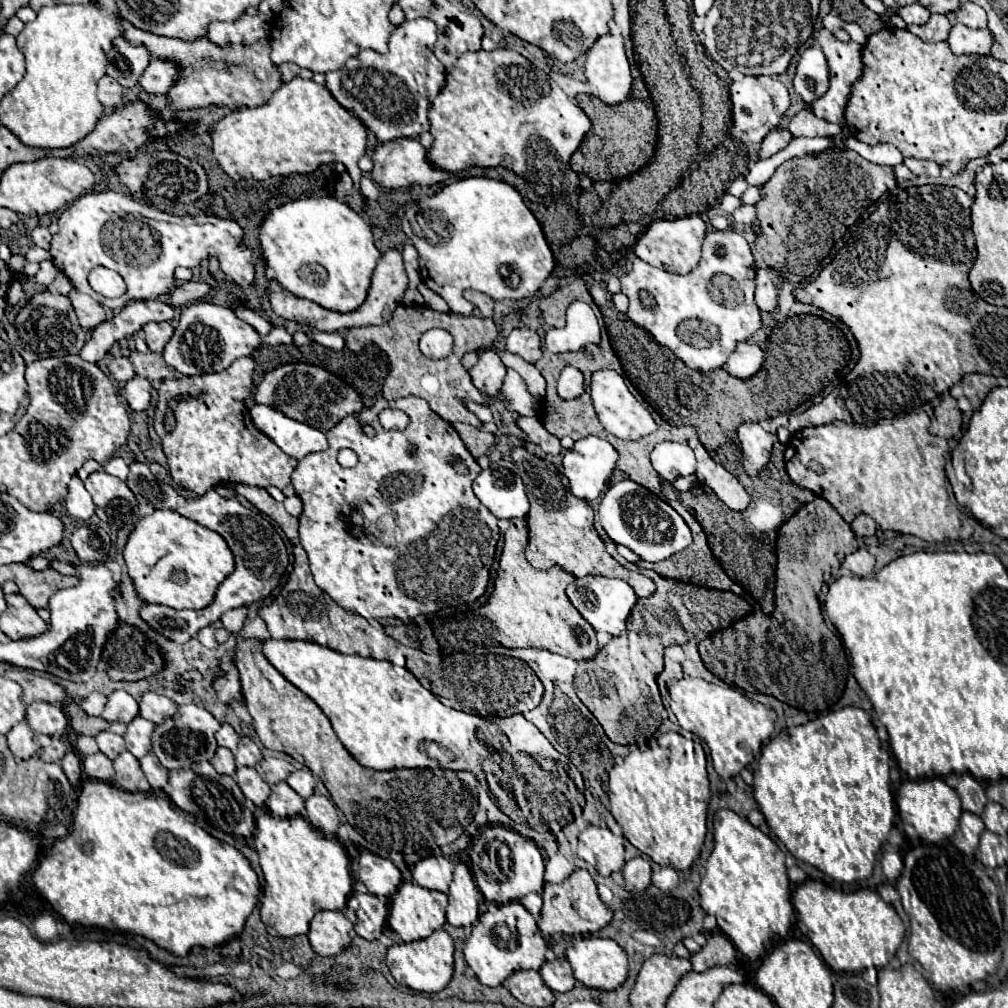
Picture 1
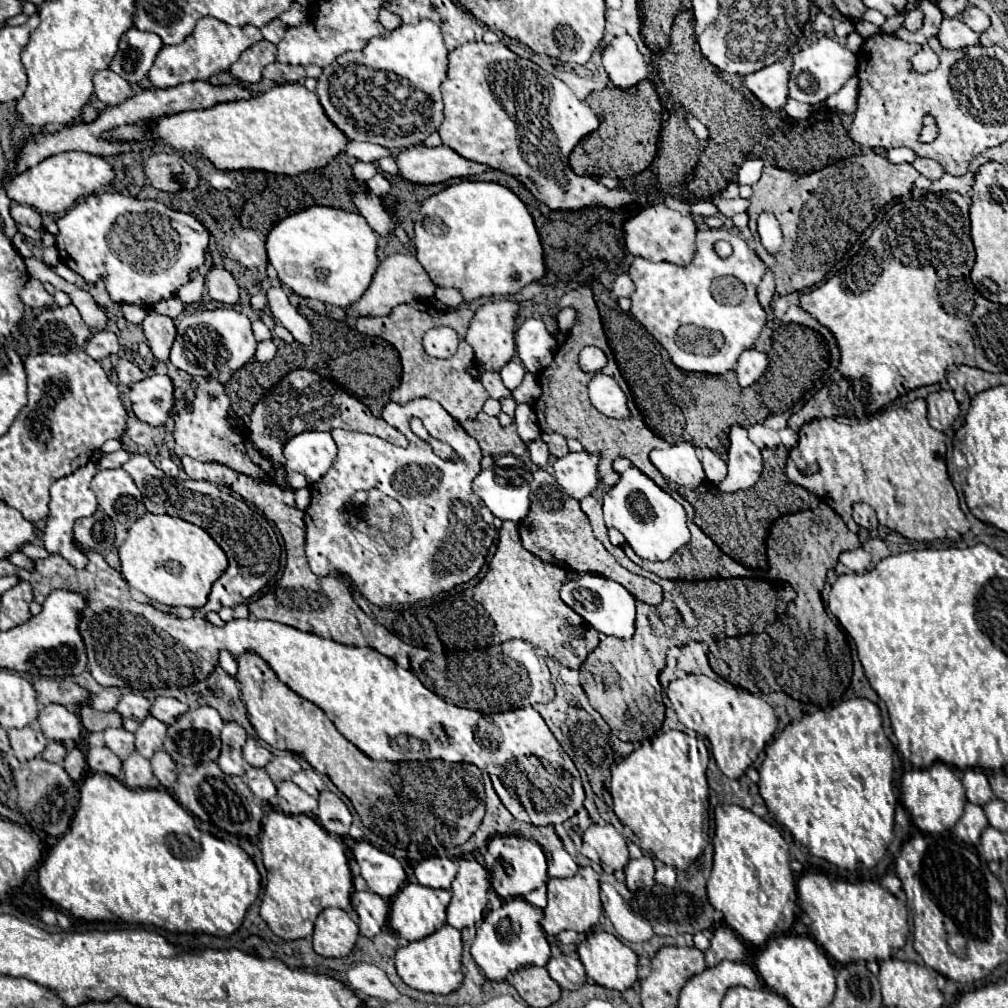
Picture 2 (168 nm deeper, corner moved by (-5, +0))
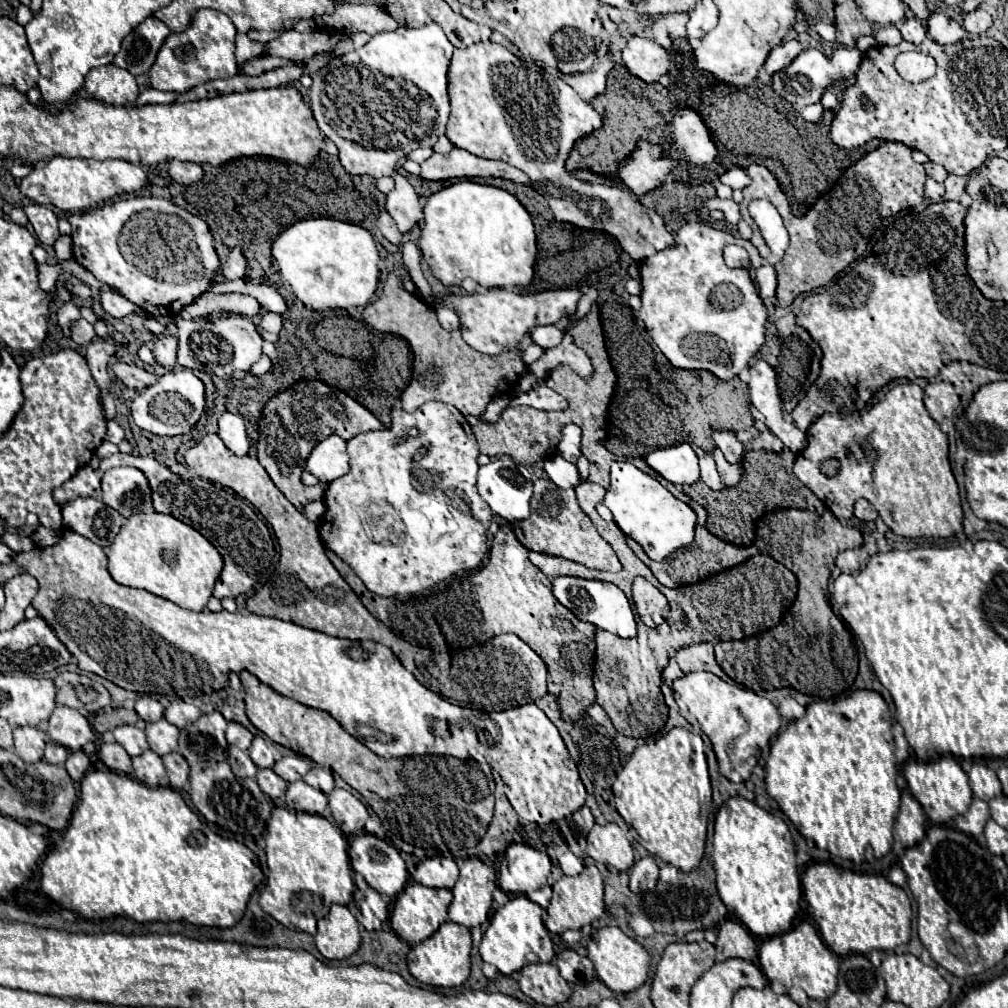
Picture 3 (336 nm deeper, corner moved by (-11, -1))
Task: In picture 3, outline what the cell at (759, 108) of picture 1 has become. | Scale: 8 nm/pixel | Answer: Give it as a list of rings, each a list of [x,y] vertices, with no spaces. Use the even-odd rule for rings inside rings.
[[[797,39],[783,41],[781,45],[773,47],[767,61],[765,61],[767,73],[773,75],[775,71],[781,71],[783,67],[787,67],[787,63],[791,63],[791,59],[795,59],[795,55],[799,55],[799,51],[803,51],[803,47],[801,47],[801,43]]]

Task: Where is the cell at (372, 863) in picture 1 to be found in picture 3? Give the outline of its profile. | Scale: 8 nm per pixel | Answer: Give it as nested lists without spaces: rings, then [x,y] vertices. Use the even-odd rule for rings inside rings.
[[[367,833],[367,835],[359,835],[349,843],[349,857],[351,857],[351,865],[357,873],[363,875],[363,879],[367,881],[369,887],[373,887],[375,891],[379,891],[381,895],[387,897],[397,897],[407,881],[407,869],[405,869],[405,861],[399,855],[399,851],[389,845],[387,841]]]

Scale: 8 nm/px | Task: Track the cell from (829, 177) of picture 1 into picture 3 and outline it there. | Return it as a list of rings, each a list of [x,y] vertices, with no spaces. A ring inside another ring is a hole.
[[[883,141],[875,151],[867,153],[863,159],[859,159],[855,165],[851,165],[841,179],[835,183],[831,191],[819,197],[815,207],[803,217],[795,217],[791,213],[791,207],[777,185],[777,179],[765,165],[749,165],[747,175],[751,183],[743,189],[743,201],[739,203],[741,217],[751,225],[753,237],[751,243],[757,247],[757,251],[767,257],[763,251],[765,245],[761,243],[759,229],[755,221],[749,217],[747,205],[753,199],[767,199],[771,201],[777,211],[783,217],[783,223],[789,231],[789,247],[785,251],[785,257],[775,265],[777,271],[777,301],[779,307],[789,307],[793,299],[801,293],[813,291],[821,285],[827,285],[837,273],[841,273],[851,261],[861,257],[867,249],[867,243],[875,229],[883,223],[881,215],[891,217],[903,209],[917,207],[923,201],[923,185],[927,179],[927,173],[921,163],[915,163],[911,159],[911,149],[903,143],[895,141]]]

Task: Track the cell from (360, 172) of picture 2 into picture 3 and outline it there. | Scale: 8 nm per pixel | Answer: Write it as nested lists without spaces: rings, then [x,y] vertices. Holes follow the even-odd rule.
[[[437,23],[421,29],[399,27],[391,33],[377,33],[367,45],[357,51],[331,59],[325,67],[313,73],[307,101],[321,133],[331,139],[339,149],[339,163],[349,175],[391,177],[399,159],[419,147],[433,147],[445,133],[449,119],[447,95],[447,69],[453,55],[453,45],[443,35]]]

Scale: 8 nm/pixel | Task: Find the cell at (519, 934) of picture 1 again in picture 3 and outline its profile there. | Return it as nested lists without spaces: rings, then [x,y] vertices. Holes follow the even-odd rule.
[[[525,895],[513,897],[507,905],[499,907],[491,919],[489,929],[483,933],[483,941],[479,945],[479,953],[485,963],[495,965],[503,975],[511,975],[513,971],[521,971],[529,963],[549,963],[555,957],[553,941],[549,937],[547,927],[543,925],[543,909],[529,901]]]

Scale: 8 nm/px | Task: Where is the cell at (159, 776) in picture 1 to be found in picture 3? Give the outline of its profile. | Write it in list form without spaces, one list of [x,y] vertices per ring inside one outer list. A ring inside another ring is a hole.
[[[169,753],[163,757],[167,777],[173,789],[183,789],[189,783],[189,765],[181,753]]]

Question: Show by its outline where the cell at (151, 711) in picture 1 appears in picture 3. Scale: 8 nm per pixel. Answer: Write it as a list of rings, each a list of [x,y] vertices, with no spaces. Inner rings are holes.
[[[175,699],[171,701],[171,705],[165,709],[165,719],[173,725],[177,725],[179,729],[183,727],[189,727],[195,719],[201,717],[201,711],[195,707],[195,705],[189,705],[181,699]]]

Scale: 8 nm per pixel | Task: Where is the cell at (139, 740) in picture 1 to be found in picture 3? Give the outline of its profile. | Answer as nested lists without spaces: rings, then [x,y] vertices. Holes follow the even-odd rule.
[[[161,719],[161,721],[155,721],[155,723],[149,723],[147,729],[147,741],[149,741],[149,747],[157,753],[157,755],[167,755],[167,753],[173,753],[177,751],[177,737],[179,737],[179,729],[175,725],[171,725],[167,719]]]

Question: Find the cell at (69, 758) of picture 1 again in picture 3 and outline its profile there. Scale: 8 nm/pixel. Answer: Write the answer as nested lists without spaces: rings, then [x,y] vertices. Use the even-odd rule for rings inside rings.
[[[69,751],[69,757],[65,761],[65,769],[73,781],[79,781],[85,775],[85,771],[89,769],[89,757],[83,751]]]

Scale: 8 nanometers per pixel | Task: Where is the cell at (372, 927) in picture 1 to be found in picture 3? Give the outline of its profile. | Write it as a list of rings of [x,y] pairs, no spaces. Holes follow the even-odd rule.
[[[368,887],[363,892],[363,898],[358,902],[358,908],[361,911],[369,912],[372,911],[374,915],[379,917],[379,921],[383,923],[389,917],[389,909],[387,909],[387,903],[385,903],[385,899],[372,889]]]

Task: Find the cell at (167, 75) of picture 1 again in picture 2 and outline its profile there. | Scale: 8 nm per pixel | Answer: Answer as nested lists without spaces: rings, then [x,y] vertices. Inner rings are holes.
[[[201,18],[193,34],[183,44],[161,48],[147,76],[155,88],[169,88],[183,82],[207,80],[213,74],[225,72],[247,48],[251,48],[259,40],[263,40],[263,36],[257,26],[229,26],[217,18]]]

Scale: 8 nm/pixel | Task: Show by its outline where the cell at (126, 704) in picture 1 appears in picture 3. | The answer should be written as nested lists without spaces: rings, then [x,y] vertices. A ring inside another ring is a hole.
[[[143,695],[137,703],[135,703],[135,711],[137,715],[147,721],[147,723],[153,723],[153,721],[159,721],[163,717],[163,705],[155,699],[151,699],[149,695]]]

